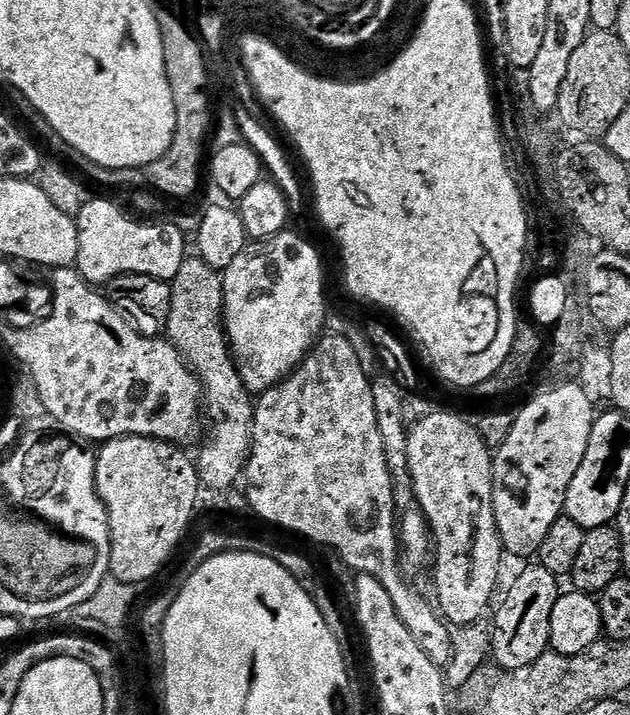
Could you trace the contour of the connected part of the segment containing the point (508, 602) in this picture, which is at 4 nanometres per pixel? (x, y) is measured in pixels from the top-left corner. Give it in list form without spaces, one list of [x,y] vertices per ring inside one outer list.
[[[539,562],[533,568],[524,568],[516,576],[516,581],[508,588],[500,609],[496,612],[496,621],[491,621],[492,634],[491,659],[498,663],[505,673],[527,670],[544,652],[549,651],[550,618],[554,614],[556,600],[562,595],[561,581]]]

